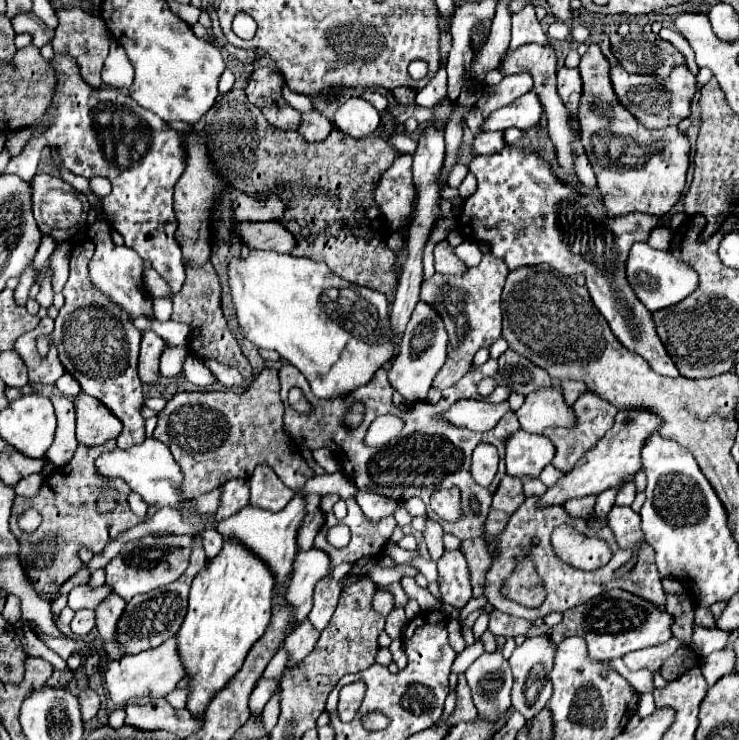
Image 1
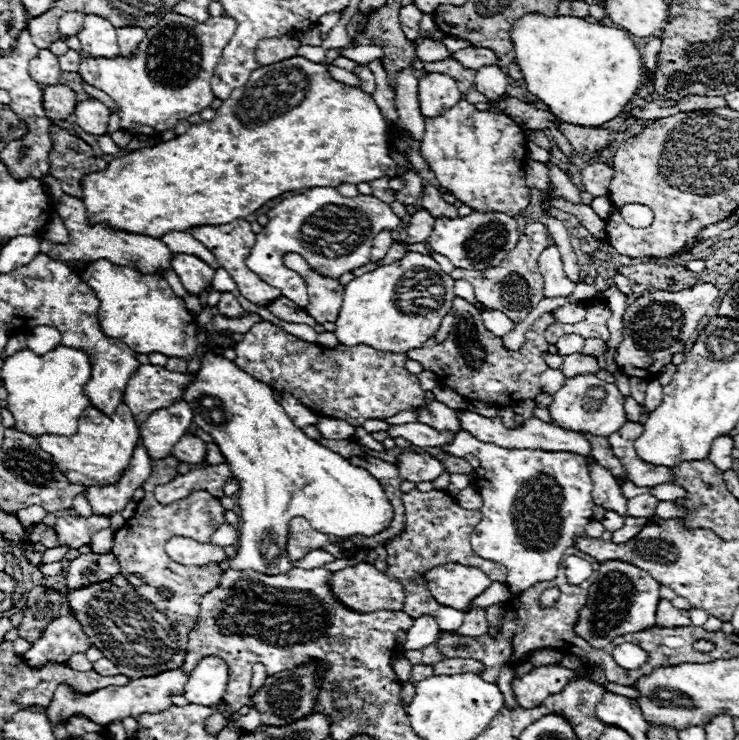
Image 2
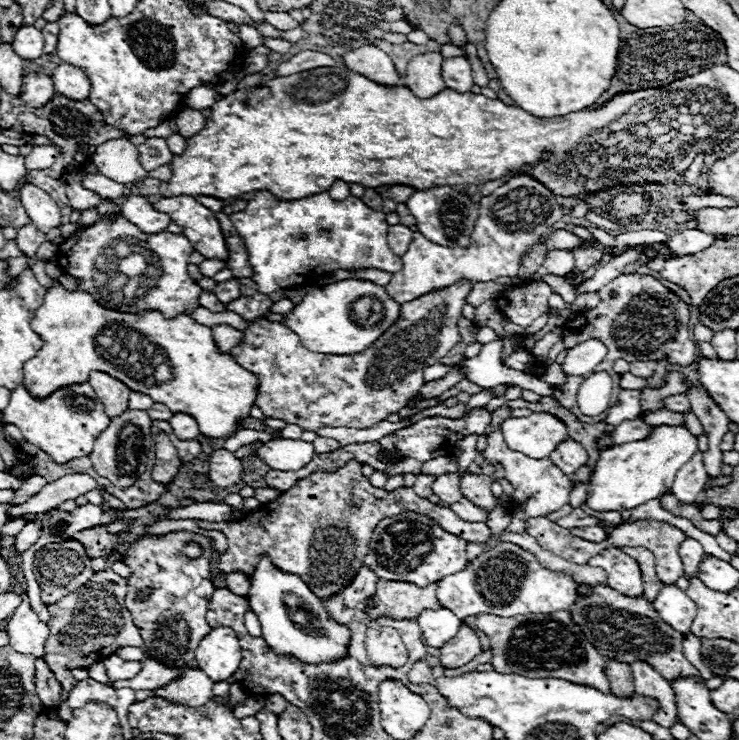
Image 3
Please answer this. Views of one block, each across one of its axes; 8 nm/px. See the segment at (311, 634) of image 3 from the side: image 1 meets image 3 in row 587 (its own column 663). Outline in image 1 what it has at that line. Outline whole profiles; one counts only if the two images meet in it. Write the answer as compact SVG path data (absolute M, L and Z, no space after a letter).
M634 242L634 246L630 248L628 262L626 262L626 278L628 278L634 294L638 294L638 300L650 312L678 304L698 284L698 276L692 268L688 268L678 258L674 258L668 250L654 250L646 242Z

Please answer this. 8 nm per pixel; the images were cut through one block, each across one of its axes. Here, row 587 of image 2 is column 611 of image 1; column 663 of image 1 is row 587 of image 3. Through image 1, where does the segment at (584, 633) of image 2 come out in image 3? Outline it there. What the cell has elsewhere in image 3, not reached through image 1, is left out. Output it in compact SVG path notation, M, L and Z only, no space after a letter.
M610 548L588 560L588 566L598 566L608 574L608 586L624 596L642 596L642 572L634 558L618 548Z

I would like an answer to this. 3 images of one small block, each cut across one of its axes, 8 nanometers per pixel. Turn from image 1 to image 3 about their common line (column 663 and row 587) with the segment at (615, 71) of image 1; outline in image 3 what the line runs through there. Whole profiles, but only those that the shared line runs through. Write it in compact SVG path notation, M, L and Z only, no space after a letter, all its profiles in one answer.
M102 570L96 572L90 582L74 590L72 594L64 596L56 604L48 606L48 612L52 616L50 620L50 638L46 640L46 656L44 660L54 670L56 678L62 682L62 706L58 706L58 716L68 722L72 718L72 708L66 704L66 696L76 686L76 680L66 672L66 668L88 668L94 662L102 662L104 656L112 656L122 646L140 646L146 652L144 640L138 634L138 628L134 626L126 606L124 598L128 592L128 584L122 576L118 576L114 570Z

